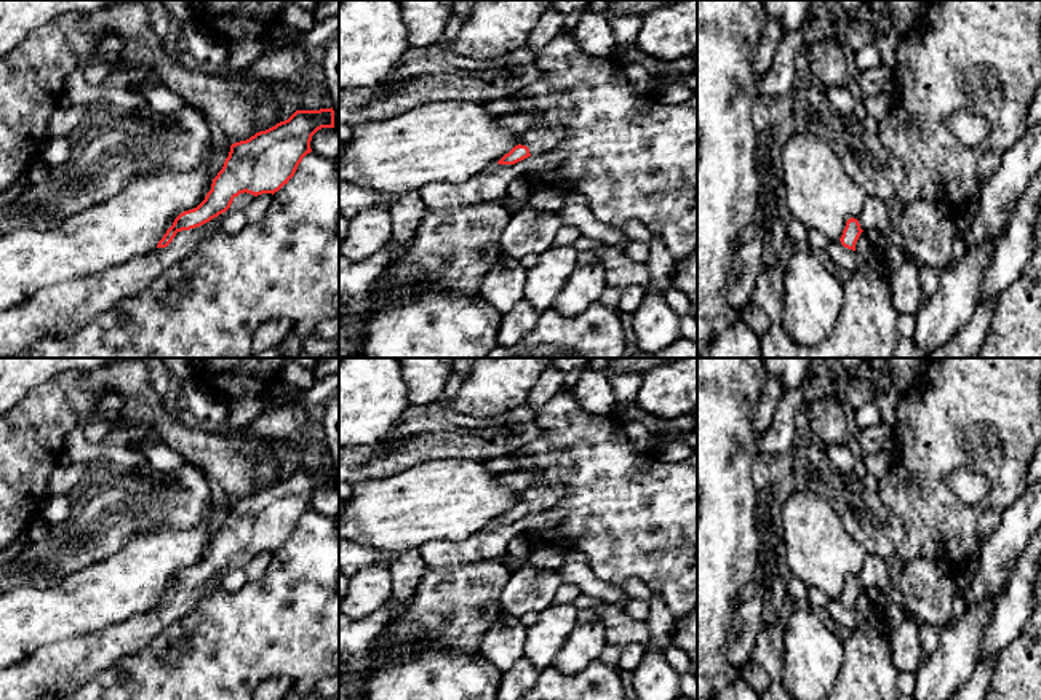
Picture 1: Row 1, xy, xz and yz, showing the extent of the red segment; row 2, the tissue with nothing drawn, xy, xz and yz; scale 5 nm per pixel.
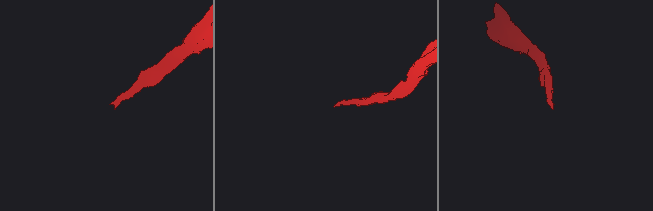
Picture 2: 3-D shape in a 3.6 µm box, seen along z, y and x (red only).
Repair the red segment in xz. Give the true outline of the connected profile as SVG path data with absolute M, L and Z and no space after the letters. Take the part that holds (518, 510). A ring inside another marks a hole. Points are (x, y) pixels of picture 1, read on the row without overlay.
M563 481L553 486L531 486L517 494L517 503L505 511L497 521L515 523L531 513L542 513L555 507L568 492Z

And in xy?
M333 465L296 468L288 478L259 489L246 499L232 502L229 515L213 537L205 558L197 566L181 571L154 609L114 623L99 633L48 644L27 662L0 670L0 700L40 700L50 692L66 692L88 682L120 658L138 654L171 623L182 620L205 596L219 590L222 572L245 569L257 553L273 553L288 542L302 516L312 510L312 494L321 486L334 486Z

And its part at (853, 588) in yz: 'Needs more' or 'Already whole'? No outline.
Needs more

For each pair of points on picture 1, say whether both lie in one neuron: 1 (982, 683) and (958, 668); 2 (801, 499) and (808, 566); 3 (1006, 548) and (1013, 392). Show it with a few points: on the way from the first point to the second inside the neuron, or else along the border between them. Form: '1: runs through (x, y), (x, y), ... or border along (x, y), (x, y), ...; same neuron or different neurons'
1: border along (977, 662), (965, 683); different neurons
2: runs through (803, 515), (808, 520), (808, 550); same neuron
3: border along (1024, 491), (1005, 509); different neurons

